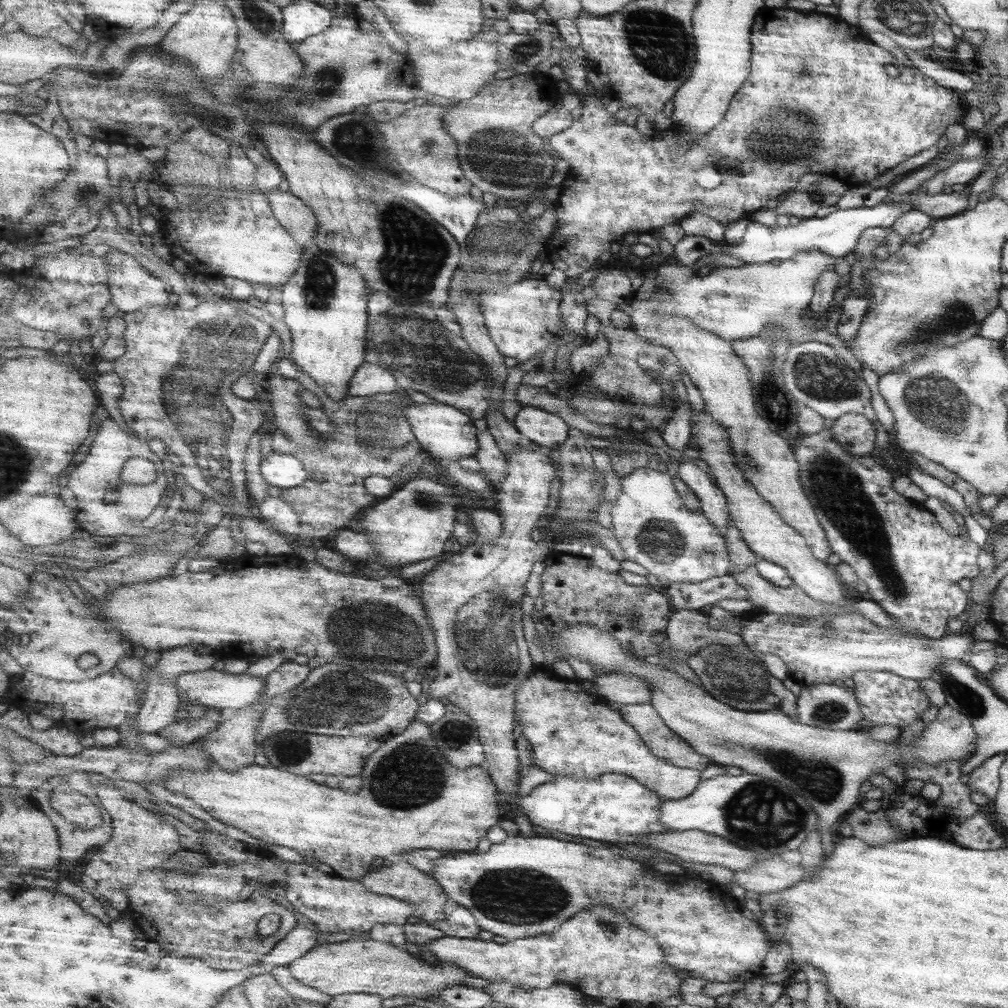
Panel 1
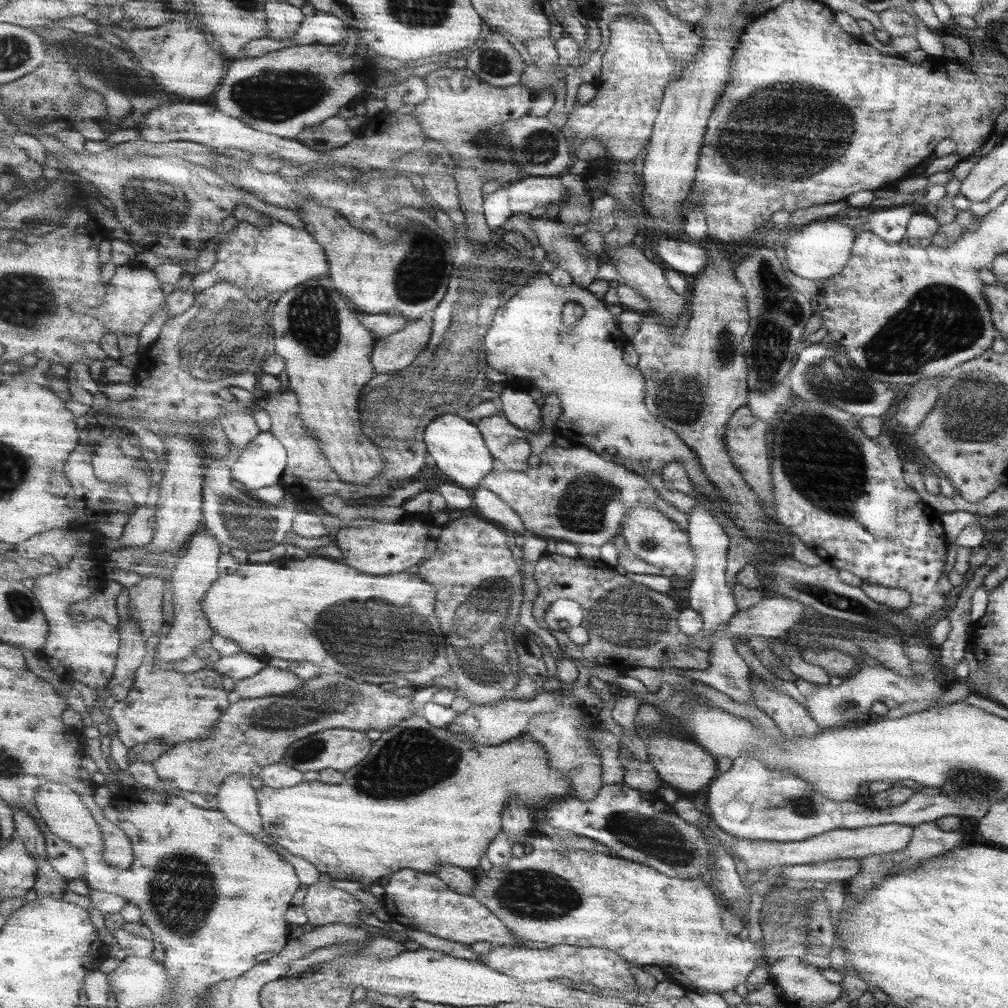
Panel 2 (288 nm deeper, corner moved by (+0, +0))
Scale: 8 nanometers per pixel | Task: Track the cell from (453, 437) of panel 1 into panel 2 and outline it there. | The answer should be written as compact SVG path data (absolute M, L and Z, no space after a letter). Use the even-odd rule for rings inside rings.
M443 414L433 424L429 424L425 430L425 444L429 446L429 454L435 458L437 468L467 490L481 488L487 474L493 472L493 464L497 460L489 450L477 422L471 422L465 414Z

